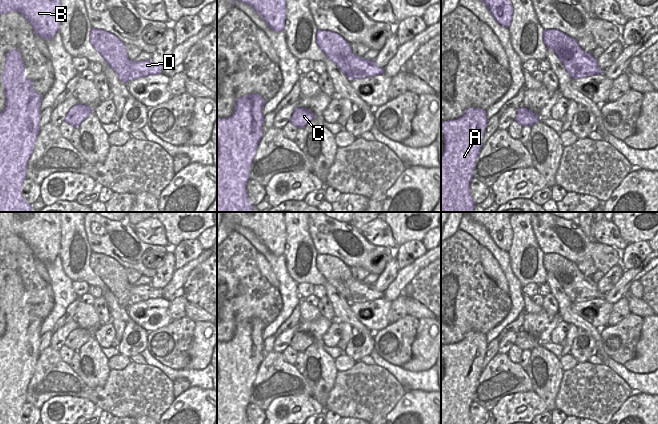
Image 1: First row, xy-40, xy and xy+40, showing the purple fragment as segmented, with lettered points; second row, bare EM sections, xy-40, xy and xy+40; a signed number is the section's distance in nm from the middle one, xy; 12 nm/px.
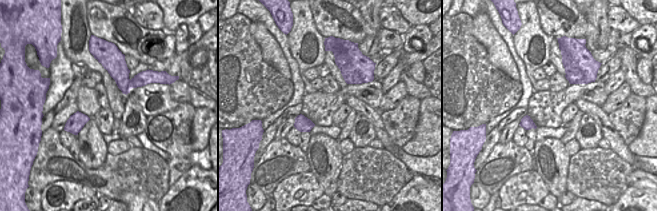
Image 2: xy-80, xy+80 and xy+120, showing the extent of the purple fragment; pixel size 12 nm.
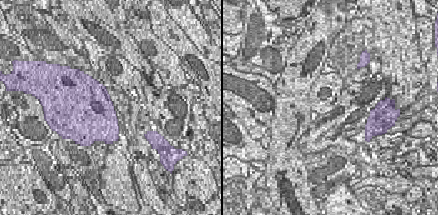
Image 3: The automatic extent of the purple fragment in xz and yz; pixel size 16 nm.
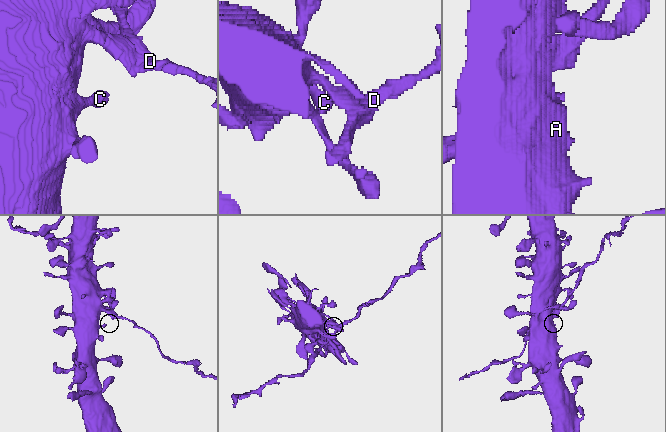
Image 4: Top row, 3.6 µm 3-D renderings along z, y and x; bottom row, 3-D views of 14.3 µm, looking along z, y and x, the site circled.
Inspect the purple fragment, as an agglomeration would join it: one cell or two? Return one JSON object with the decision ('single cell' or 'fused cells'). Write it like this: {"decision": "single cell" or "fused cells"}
{"decision": "fused cells"}

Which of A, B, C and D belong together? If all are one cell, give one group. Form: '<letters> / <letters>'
A B C / D

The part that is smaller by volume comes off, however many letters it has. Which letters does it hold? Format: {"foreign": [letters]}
{"foreign": ["D"]}

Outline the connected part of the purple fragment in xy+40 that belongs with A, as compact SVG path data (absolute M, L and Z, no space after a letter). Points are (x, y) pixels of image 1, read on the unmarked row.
M473 331L468 332L455 344L441 346L444 358L444 376L441 379L441 424L473 424L470 418L470 405L483 370L482 362L487 347L486 335Z

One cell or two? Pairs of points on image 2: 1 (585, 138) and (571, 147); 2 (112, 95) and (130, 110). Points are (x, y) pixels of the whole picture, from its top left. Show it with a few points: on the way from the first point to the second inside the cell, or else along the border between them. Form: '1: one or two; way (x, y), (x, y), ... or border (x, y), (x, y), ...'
1: two; border (574, 138), (581, 148)
2: two; border (126, 95), (124, 110), (120, 120)

